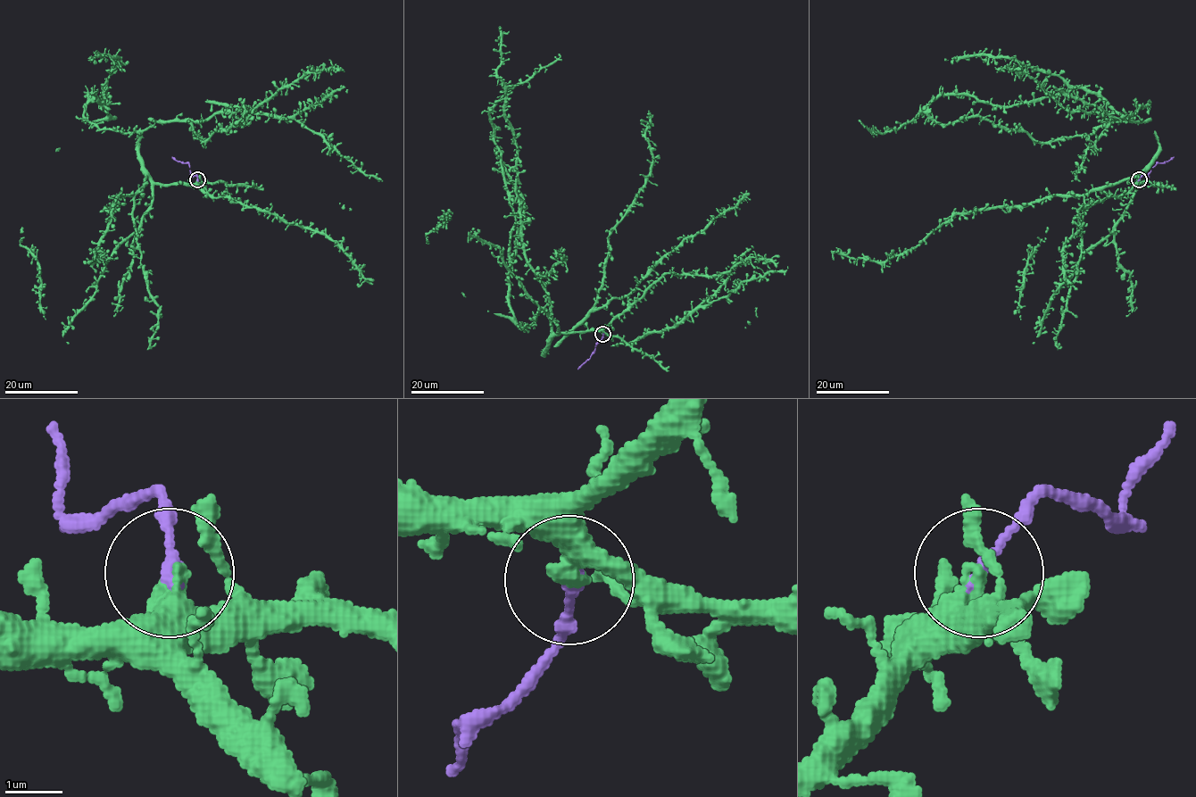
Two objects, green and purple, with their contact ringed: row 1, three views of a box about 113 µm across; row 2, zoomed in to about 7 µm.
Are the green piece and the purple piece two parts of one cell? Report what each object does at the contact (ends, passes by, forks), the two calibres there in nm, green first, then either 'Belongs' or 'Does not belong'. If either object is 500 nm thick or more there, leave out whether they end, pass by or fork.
At the ring green ends. At the ring purple ends. Thickness 480 nm (green) against 220 nm. Does not belong

